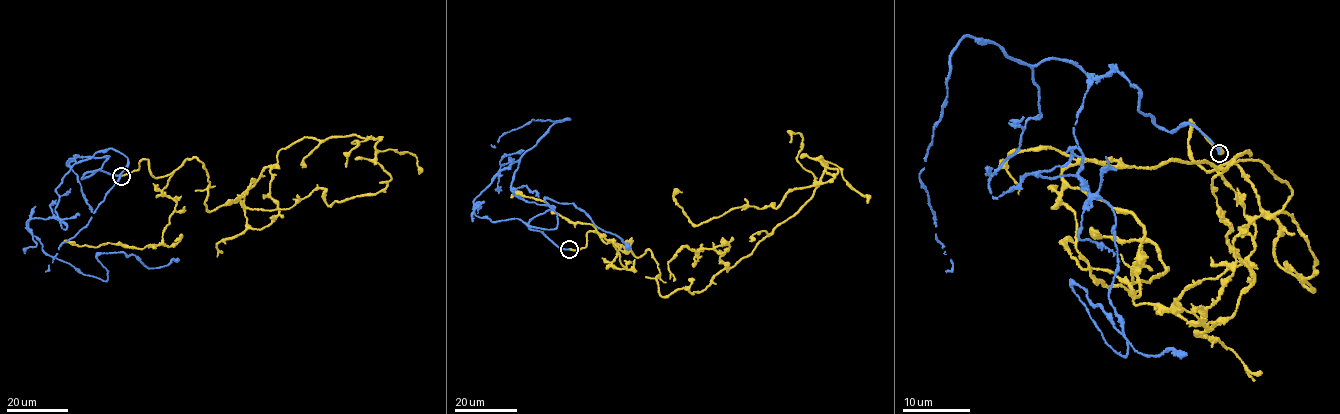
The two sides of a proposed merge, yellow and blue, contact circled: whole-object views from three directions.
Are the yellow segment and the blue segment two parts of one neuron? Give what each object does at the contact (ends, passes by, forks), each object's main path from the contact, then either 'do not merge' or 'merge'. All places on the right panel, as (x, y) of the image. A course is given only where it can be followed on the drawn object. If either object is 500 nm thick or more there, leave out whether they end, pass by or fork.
yellow ends | blue ends | yellow via (1219, 153), (1191, 120), (1313, 292), (1262, 162), (1063, 172), (1138, 295), (1159, 251), (1098, 231) | blue via (1219, 153), (1042, 59), (991, 176), (1086, 183), (1128, 352), (1075, 294), (1187, 354) | merge

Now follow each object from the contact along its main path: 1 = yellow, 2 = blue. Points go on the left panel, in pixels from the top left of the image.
1: (121, 176), (196, 158), (215, 210), (302, 138), (352, 135), (391, 178), (234, 199)
2: (120, 176), (70, 159), (66, 229), (26, 228), (106, 281), (98, 254), (179, 259)

